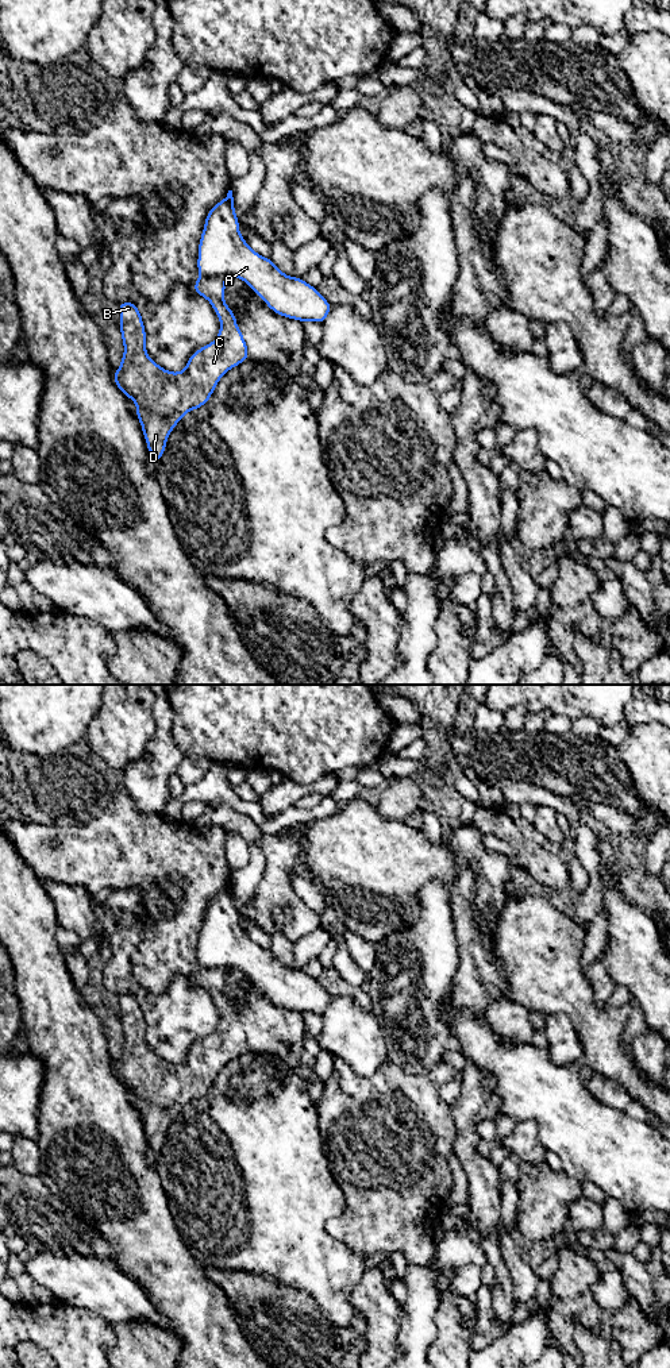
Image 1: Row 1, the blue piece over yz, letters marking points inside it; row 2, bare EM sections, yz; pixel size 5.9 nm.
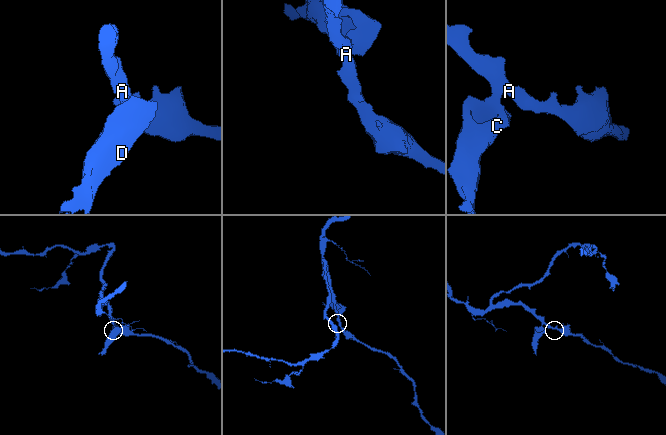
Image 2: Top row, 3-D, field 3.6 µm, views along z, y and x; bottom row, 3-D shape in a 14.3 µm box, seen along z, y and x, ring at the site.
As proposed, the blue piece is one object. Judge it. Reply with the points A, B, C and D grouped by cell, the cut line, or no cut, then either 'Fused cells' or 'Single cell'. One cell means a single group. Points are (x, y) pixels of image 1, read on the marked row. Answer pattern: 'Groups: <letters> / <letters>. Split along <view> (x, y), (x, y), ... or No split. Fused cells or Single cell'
Groups: A / B C D. Split along yz (223, 276), (200, 277). Fused cells

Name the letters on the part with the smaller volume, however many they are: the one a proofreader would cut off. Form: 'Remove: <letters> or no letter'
Remove: B, C, D

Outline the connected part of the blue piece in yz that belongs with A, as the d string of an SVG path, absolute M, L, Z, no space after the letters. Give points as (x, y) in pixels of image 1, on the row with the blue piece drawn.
M232 190L215 204L199 242L200 277L238 277L277 315L299 320L326 321L332 305L303 278L284 274L270 258L254 251L239 232Z

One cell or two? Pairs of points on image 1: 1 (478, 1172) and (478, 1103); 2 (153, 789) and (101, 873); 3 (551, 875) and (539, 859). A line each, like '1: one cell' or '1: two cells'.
1: one cell
2: two cells
3: one cell

